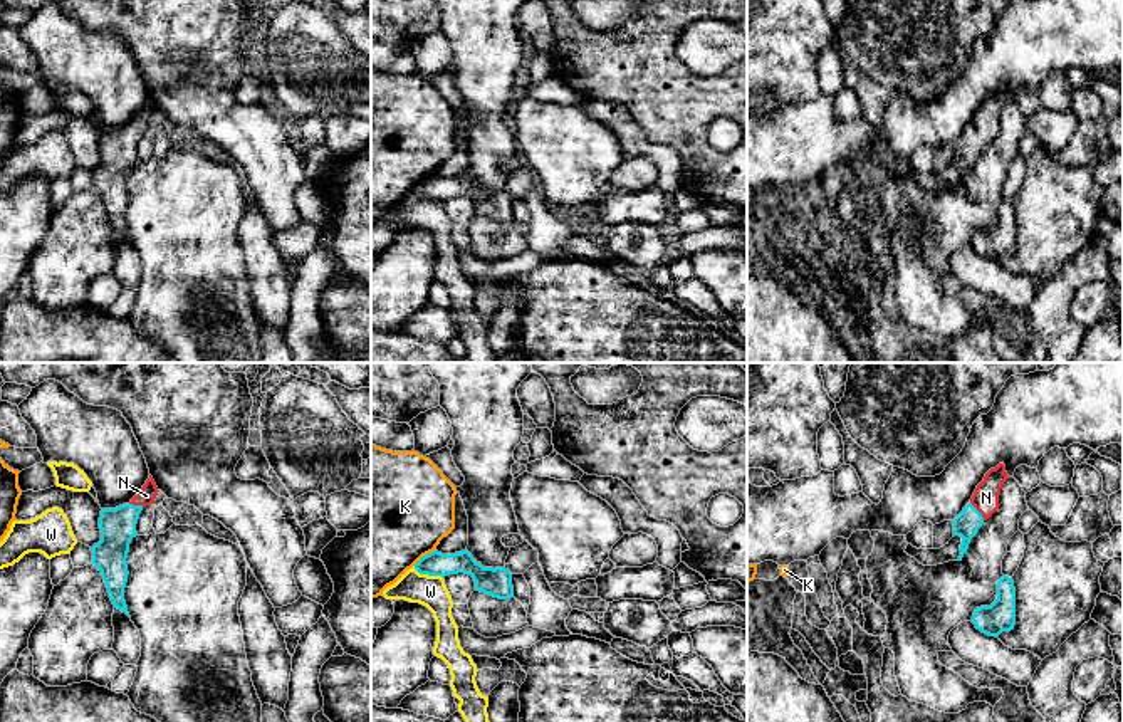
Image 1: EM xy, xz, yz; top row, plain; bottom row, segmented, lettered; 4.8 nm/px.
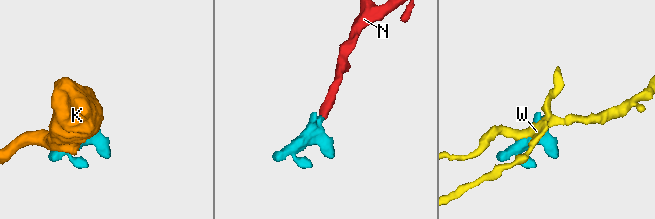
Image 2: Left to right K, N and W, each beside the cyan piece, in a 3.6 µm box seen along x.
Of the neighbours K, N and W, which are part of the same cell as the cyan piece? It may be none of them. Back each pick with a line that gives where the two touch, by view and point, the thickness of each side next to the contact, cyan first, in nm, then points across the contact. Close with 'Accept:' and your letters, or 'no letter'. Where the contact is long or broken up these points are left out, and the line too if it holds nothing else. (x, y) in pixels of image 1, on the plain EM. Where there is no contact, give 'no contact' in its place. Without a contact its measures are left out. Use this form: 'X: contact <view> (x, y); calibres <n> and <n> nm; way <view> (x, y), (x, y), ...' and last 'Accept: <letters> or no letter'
N: contact yz (977, 135); calibres 120 and 130 nm; way yz (969, 145), (977, 135), (986, 121)
Accept: N

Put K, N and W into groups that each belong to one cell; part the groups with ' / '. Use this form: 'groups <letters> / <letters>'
groups K / N / W

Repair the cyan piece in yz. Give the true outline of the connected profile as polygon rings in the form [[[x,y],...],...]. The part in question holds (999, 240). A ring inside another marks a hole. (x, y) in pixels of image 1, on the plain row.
[[[1009,200],[997,205],[997,223],[990,230],[975,232],[972,247],[989,260],[1014,254],[1016,249],[1016,212]]]

